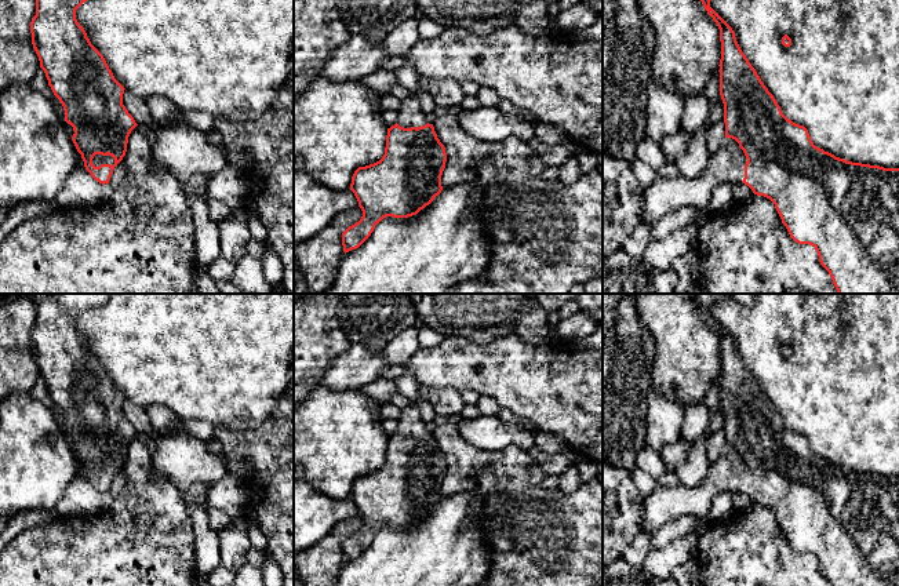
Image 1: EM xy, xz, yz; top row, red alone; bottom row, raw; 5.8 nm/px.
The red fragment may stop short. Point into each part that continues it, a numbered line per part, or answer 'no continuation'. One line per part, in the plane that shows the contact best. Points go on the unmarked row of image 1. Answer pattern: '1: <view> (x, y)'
1: xy (98, 468)

